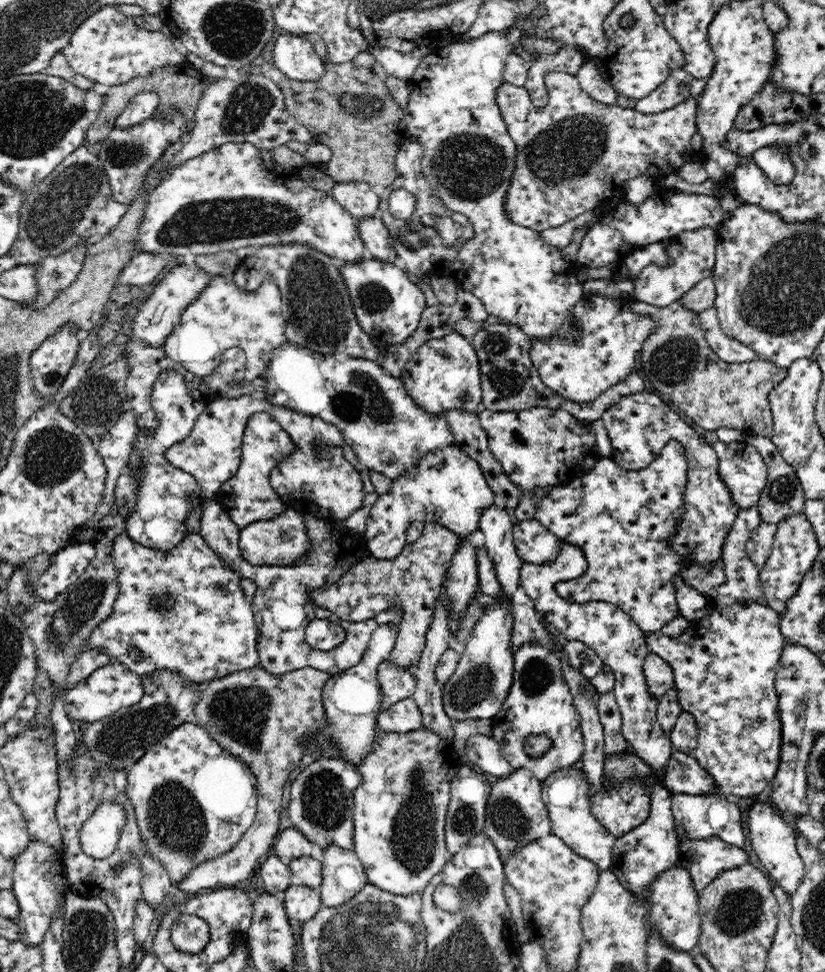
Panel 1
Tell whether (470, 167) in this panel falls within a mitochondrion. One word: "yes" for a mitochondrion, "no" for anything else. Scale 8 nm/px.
yes

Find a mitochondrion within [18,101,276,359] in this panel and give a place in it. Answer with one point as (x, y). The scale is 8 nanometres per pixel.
(55, 214)

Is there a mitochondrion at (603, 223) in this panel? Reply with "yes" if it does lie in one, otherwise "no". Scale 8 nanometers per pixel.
no

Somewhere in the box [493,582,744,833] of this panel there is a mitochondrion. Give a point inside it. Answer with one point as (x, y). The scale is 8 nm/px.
(537, 674)

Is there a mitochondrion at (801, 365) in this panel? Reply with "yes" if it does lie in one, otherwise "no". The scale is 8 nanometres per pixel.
no

